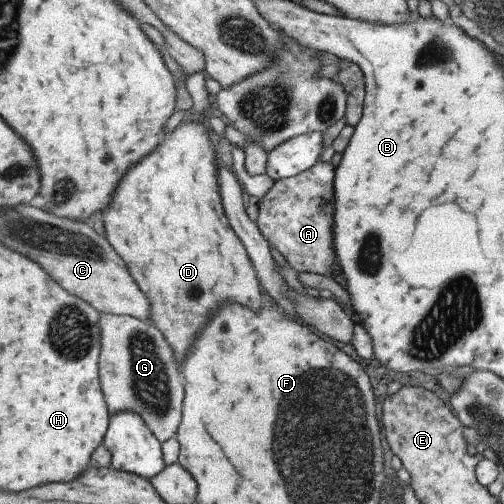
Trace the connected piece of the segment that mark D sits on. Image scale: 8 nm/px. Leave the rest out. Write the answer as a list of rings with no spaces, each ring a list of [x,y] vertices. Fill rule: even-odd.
[[[181,121],[153,152],[124,172],[110,204],[99,213],[107,242],[123,260],[137,288],[146,296],[148,321],[162,334],[167,346],[171,346],[177,364],[181,364],[187,348],[191,348],[191,340],[203,324],[207,324],[219,304],[237,302],[251,310],[259,310],[263,304],[259,282],[248,254],[237,235],[231,232],[222,209],[216,179],[217,158],[208,138],[209,133],[203,123]]]

